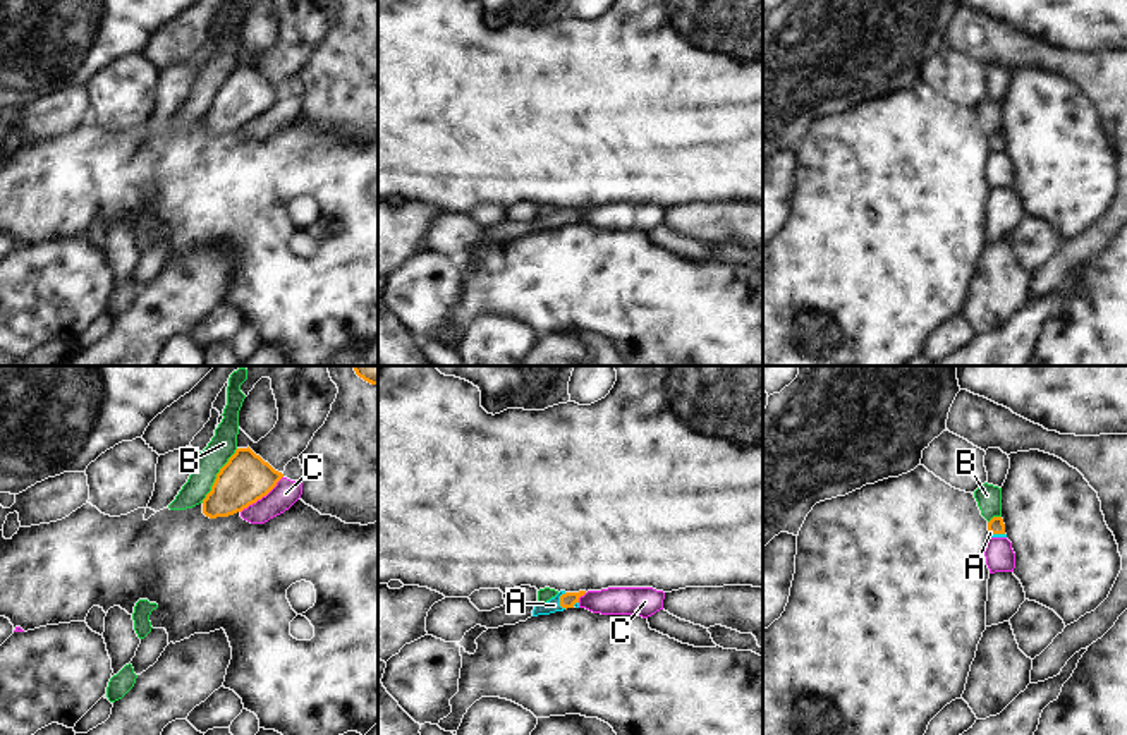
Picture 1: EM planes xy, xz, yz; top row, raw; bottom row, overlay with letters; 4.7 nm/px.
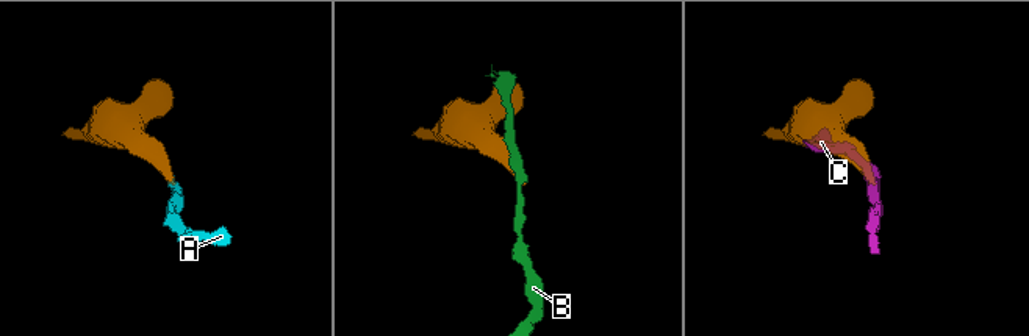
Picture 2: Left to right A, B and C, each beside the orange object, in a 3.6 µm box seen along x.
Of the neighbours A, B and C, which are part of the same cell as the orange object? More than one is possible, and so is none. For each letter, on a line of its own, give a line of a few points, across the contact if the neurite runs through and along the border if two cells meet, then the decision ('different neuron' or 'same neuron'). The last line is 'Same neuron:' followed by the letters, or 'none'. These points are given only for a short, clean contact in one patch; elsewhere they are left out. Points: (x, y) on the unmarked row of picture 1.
A: line xz (567, 215), (560, 215), (554, 220); same neuron
B: different neuron
C: different neuron
Same neuron: A

